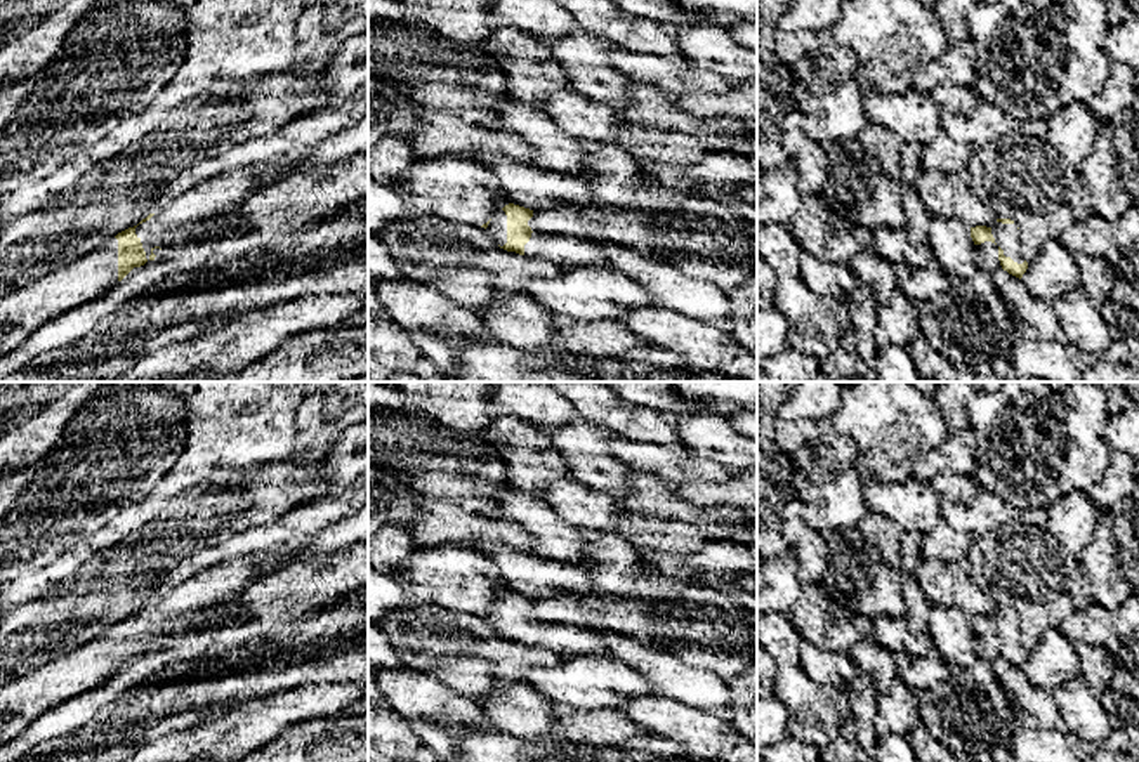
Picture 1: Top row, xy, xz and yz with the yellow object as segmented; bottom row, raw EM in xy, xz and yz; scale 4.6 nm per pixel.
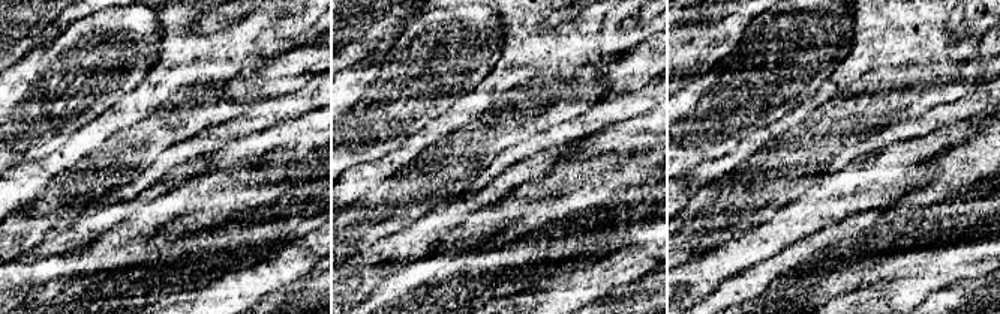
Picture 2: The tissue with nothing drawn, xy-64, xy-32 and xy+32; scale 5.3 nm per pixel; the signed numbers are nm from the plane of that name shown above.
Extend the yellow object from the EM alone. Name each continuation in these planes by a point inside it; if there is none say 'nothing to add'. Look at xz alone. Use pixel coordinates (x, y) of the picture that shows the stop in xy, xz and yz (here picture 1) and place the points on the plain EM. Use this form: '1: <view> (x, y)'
1: xz (497, 617)
2: xz (565, 641)

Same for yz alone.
1: yz (1007, 625)

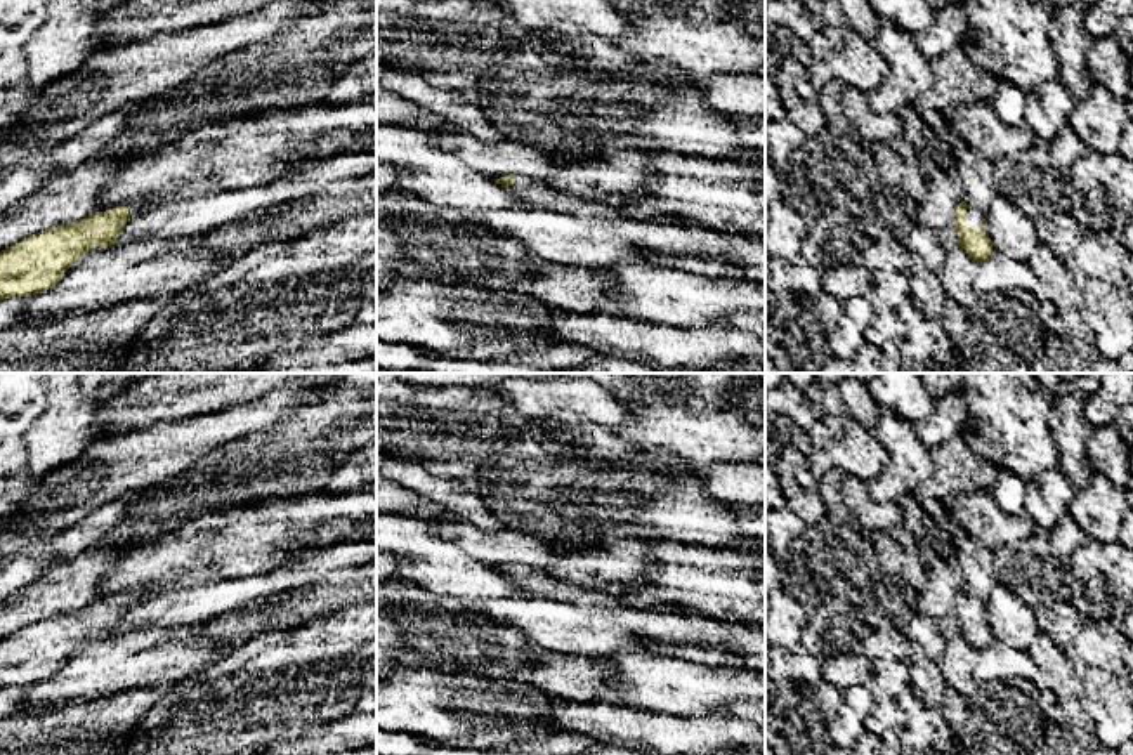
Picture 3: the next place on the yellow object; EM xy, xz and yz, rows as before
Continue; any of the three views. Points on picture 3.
1: yz (974, 608)

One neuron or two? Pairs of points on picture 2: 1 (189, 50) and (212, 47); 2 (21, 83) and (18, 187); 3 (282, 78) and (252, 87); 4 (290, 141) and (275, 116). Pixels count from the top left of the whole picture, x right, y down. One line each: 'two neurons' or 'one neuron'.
1: one neuron
2: two neurons
3: one neuron
4: two neurons

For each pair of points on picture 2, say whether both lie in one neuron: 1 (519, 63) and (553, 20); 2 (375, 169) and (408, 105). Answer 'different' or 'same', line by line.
1: different
2: different

